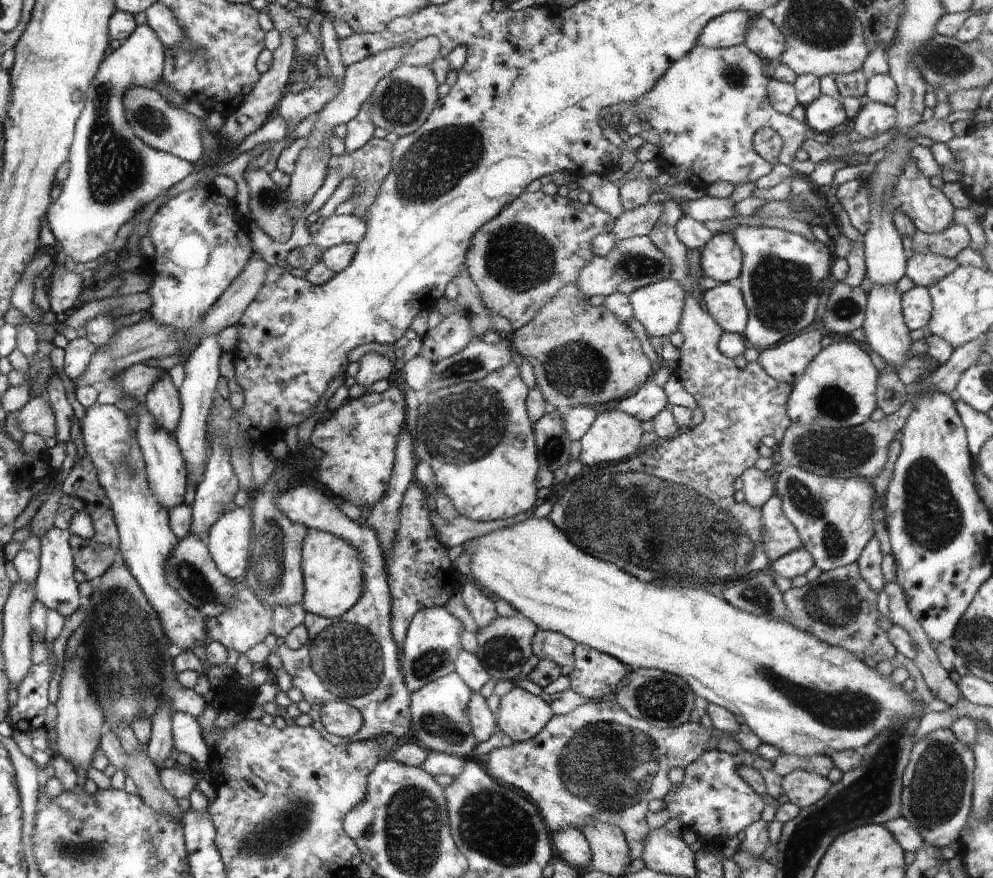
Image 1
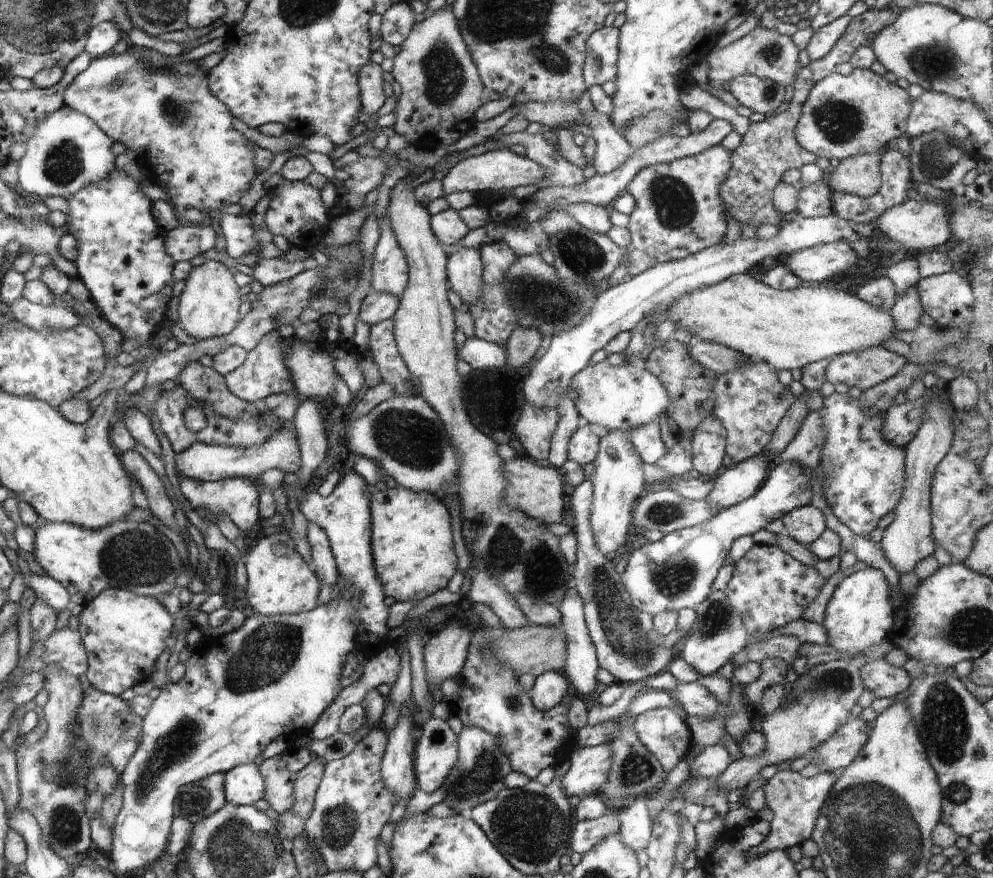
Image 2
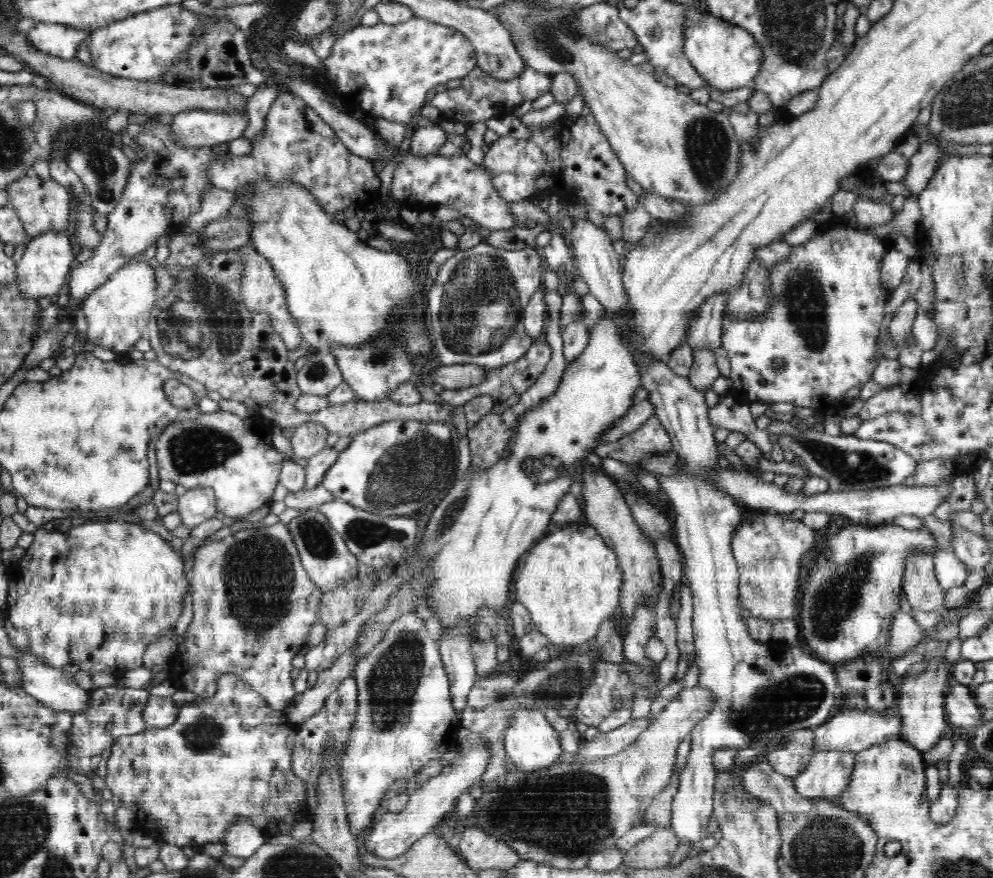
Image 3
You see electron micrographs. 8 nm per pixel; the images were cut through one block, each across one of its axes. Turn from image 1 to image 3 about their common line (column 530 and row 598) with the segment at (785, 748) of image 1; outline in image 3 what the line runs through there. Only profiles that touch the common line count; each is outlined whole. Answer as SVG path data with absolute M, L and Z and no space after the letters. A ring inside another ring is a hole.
M576 521L562 526L561 530L545 534L525 557L522 570L514 578L517 606L529 614L532 628L543 633L560 650L587 646L598 635L604 622L620 614L622 570L614 550L593 526L578 524Z

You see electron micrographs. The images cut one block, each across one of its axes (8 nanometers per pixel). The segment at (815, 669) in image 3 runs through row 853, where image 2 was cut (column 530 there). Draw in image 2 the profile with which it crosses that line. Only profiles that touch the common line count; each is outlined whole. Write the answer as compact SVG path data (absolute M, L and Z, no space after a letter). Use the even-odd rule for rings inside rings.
M543 672L534 680L529 690L532 705L540 711L551 710L559 703L565 701L568 692L569 680L563 672Z

